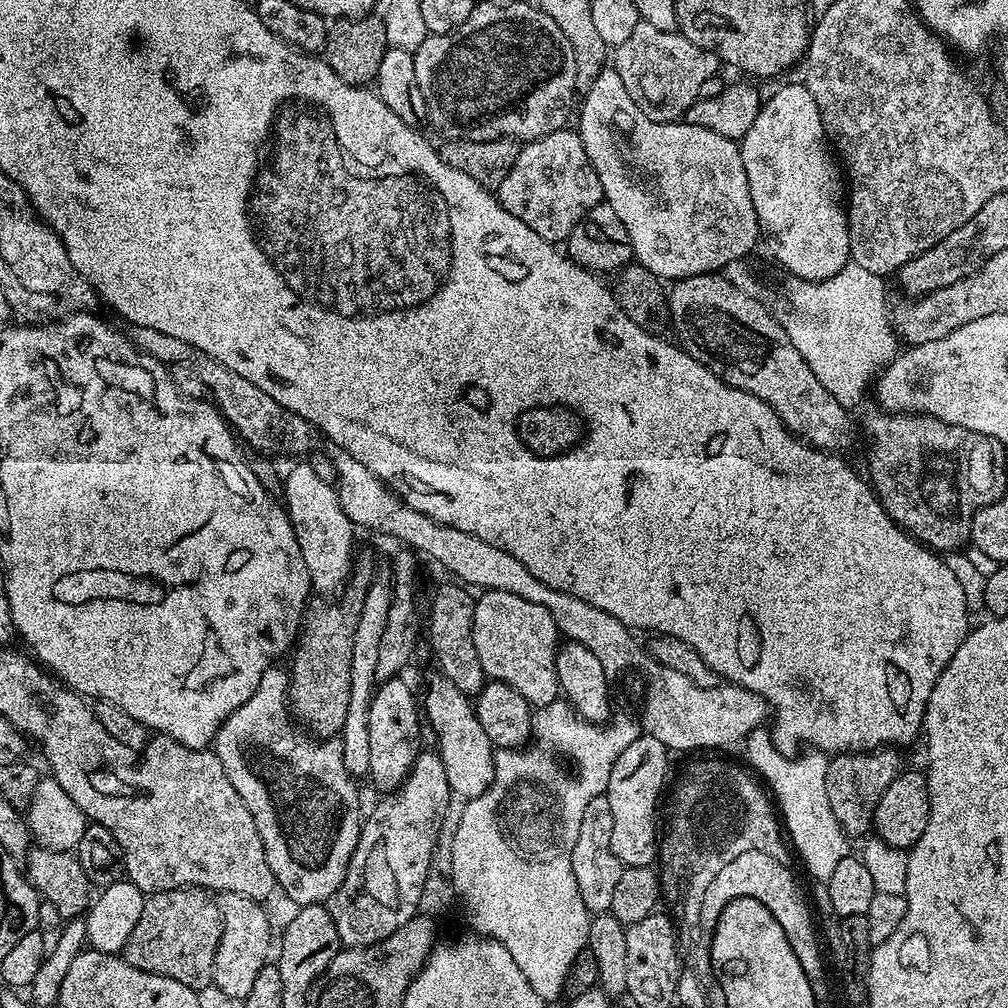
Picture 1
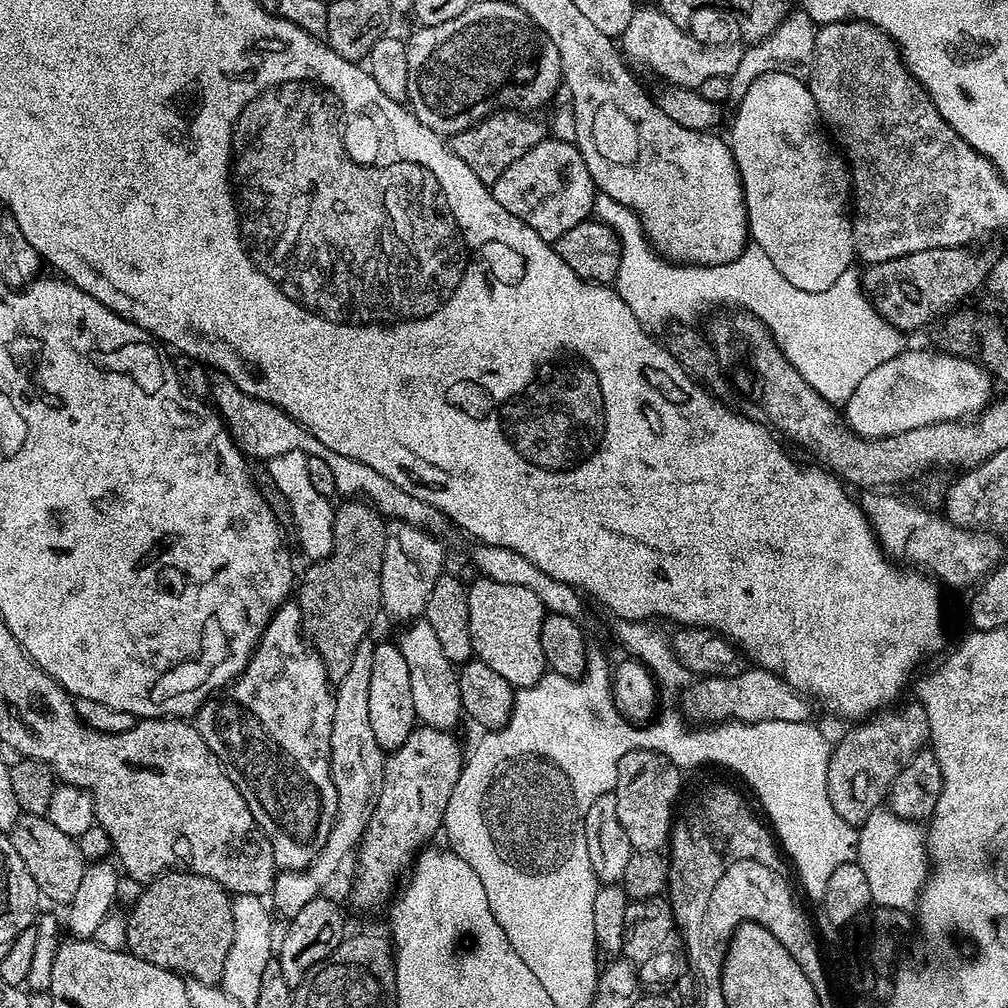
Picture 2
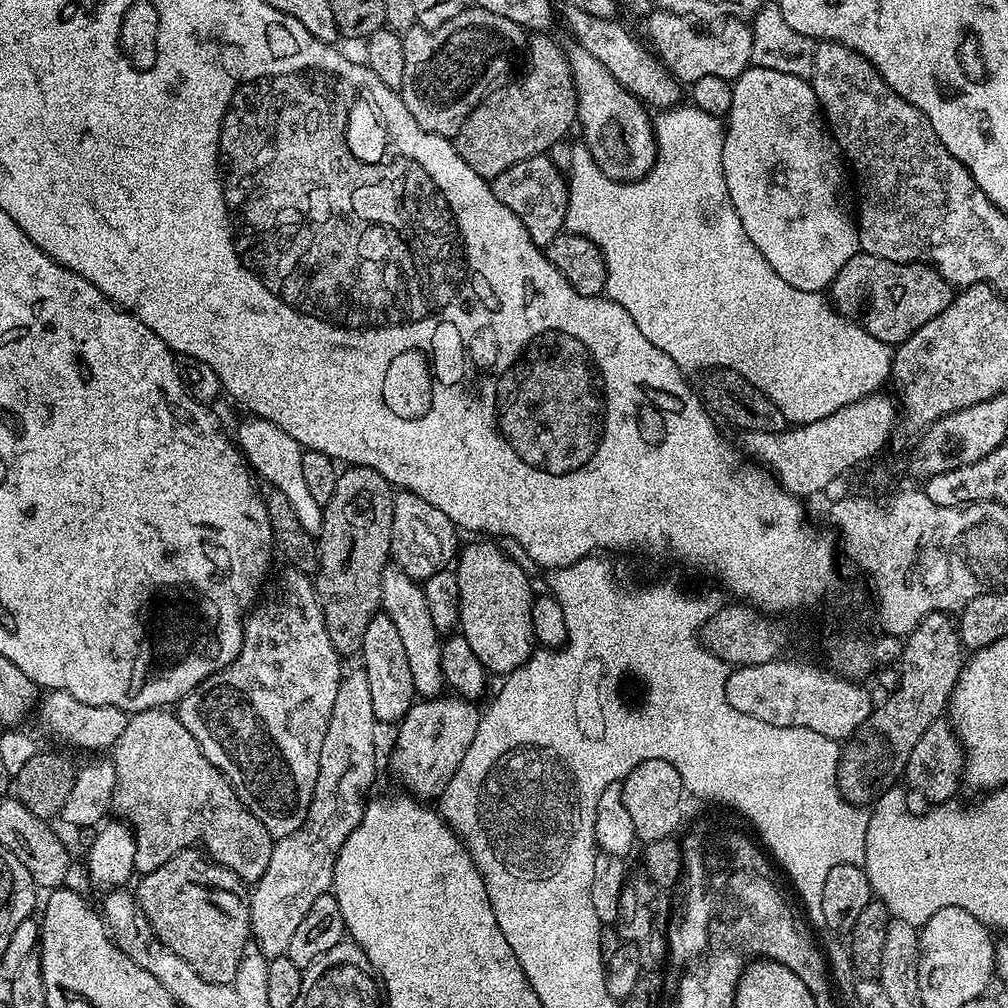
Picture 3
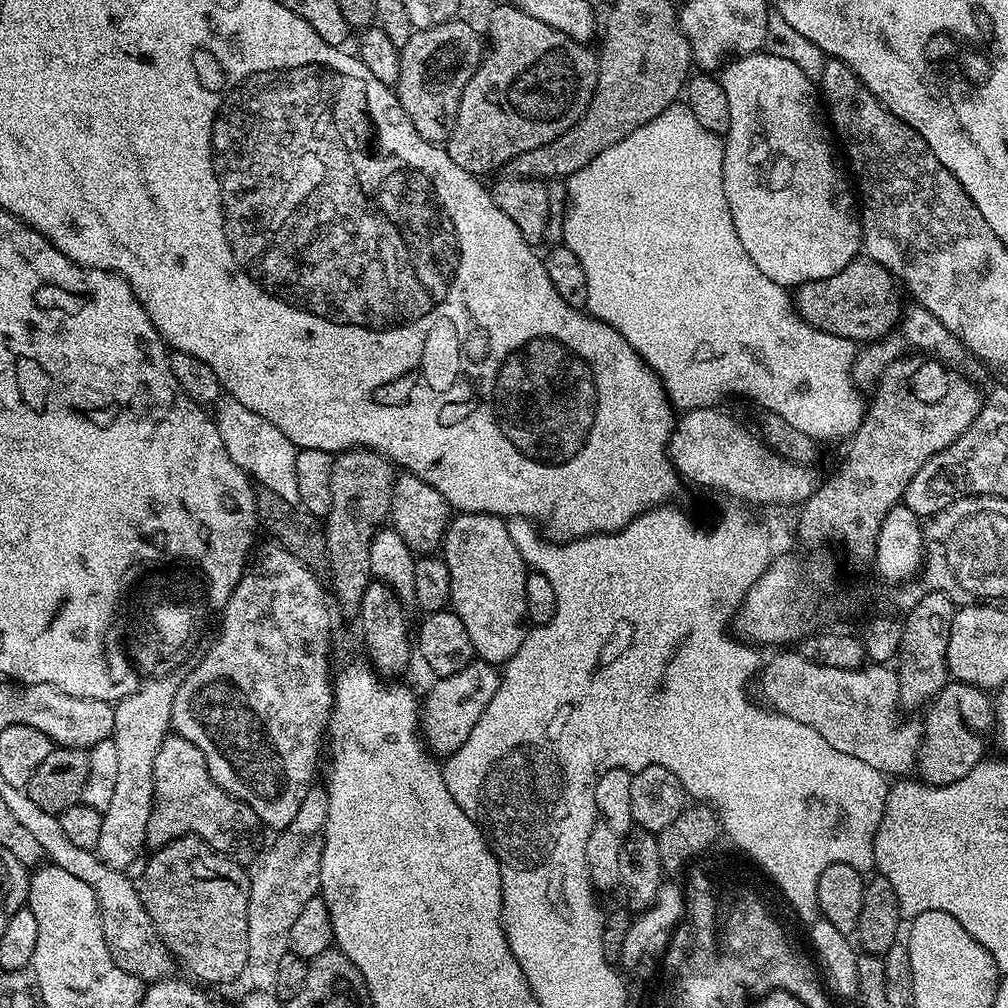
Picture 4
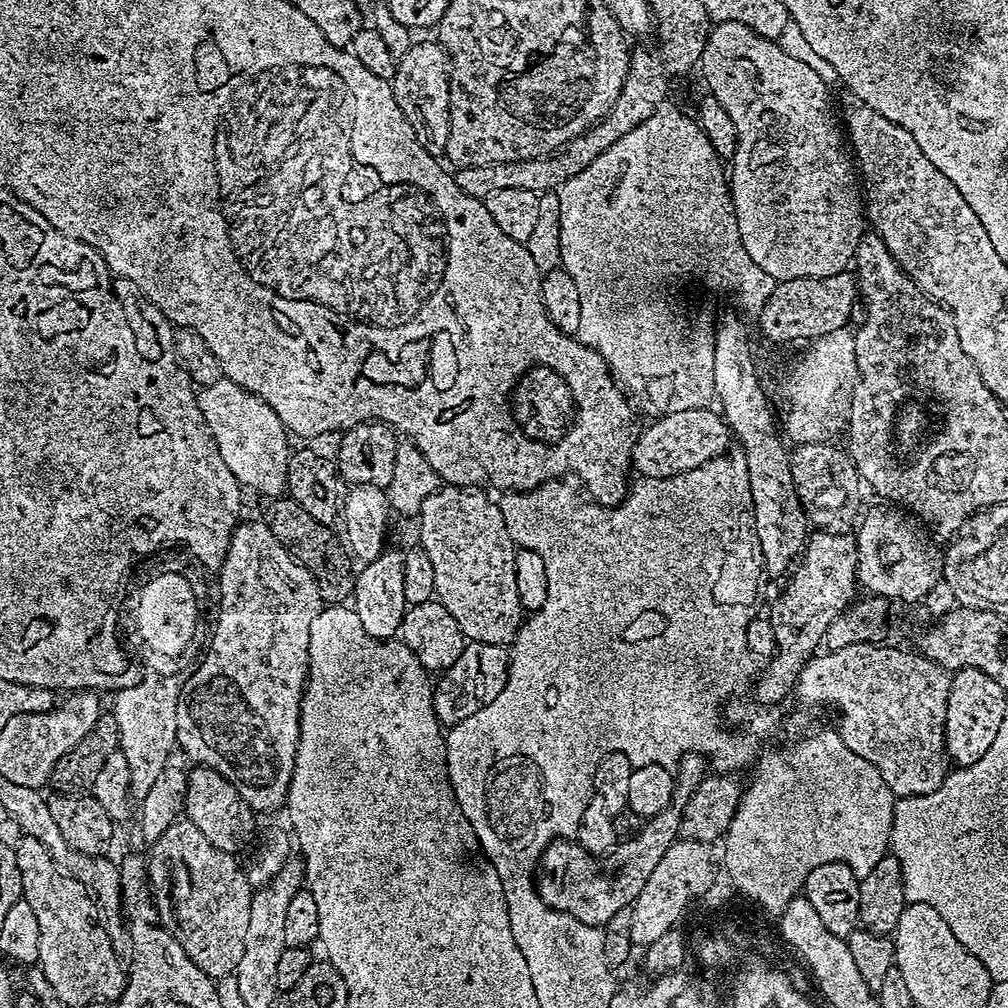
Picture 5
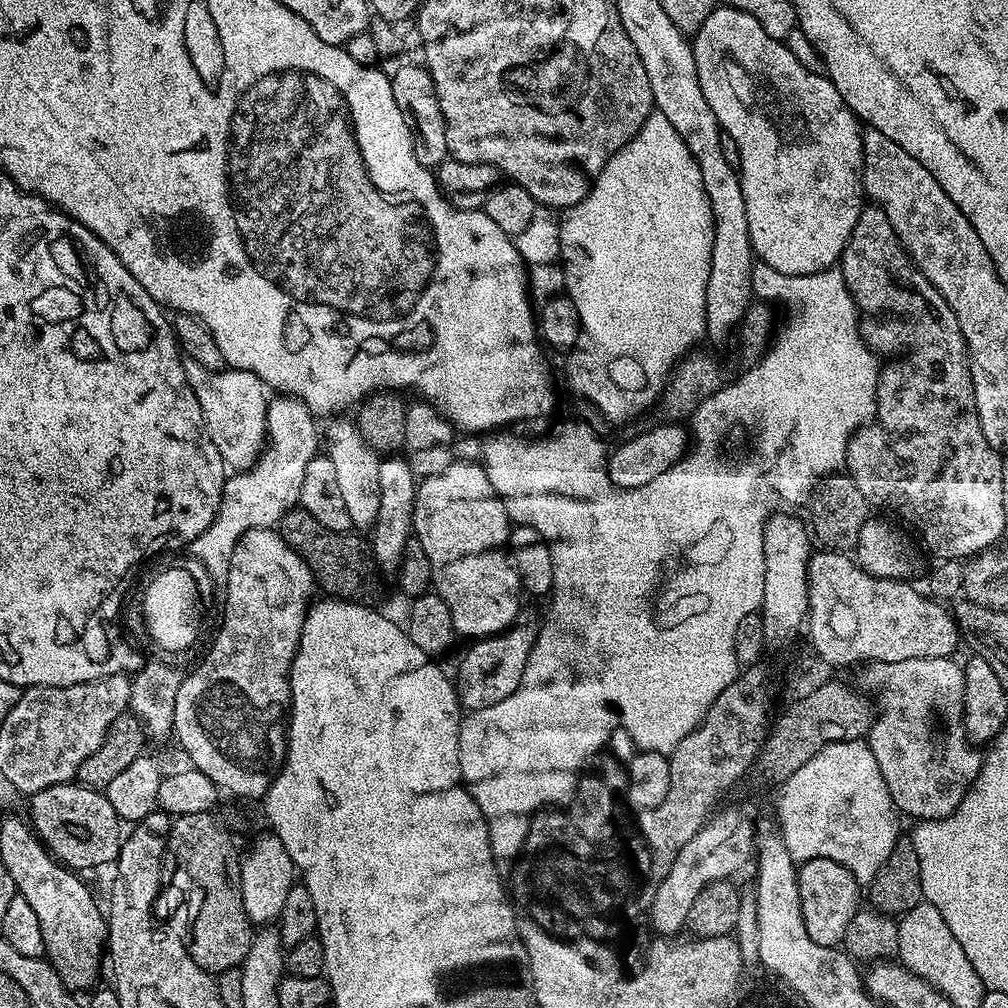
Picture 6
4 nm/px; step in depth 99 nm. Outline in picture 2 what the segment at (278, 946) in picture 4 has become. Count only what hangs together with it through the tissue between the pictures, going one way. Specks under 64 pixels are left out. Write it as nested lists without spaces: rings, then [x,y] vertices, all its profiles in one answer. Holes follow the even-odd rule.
[[[371,639],[362,641],[354,650],[354,662],[350,671],[334,688],[334,722],[330,726],[330,774],[334,790],[338,790],[338,810],[332,824],[330,838],[326,846],[312,861],[309,868],[299,872],[281,871],[272,885],[271,903],[276,903],[275,911],[285,918],[291,918],[306,906],[314,897],[325,891],[324,887],[336,876],[340,863],[353,855],[354,849],[364,837],[370,814],[378,806],[378,794],[382,794],[384,762],[386,753],[378,746],[374,730],[370,726],[370,670],[374,670],[374,644]],[[352,852],[352,853],[351,853]],[[273,900],[273,901],[272,901]]]

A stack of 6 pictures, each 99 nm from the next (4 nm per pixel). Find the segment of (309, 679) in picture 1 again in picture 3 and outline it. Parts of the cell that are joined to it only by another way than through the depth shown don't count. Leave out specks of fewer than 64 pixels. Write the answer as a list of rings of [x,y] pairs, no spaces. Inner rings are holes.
[[[357,464],[343,469],[336,477],[334,494],[330,502],[322,505],[324,517],[318,533],[319,568],[314,573],[316,597],[326,622],[326,634],[341,657],[356,656],[366,634],[370,618],[381,611],[382,574],[392,555],[392,527],[394,526],[393,485],[378,470]]]

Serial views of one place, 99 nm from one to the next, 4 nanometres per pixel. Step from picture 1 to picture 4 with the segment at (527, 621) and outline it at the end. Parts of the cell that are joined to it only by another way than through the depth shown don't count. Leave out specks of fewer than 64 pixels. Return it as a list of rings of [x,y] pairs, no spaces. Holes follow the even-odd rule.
[[[477,512],[453,515],[444,530],[442,559],[450,570],[450,608],[462,618],[473,653],[488,664],[507,664],[524,641],[529,569],[510,538],[505,517]]]

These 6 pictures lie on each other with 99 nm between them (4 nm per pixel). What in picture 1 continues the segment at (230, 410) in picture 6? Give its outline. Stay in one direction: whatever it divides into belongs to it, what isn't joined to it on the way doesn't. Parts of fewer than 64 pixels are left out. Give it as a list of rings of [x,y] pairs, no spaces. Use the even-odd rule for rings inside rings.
[[[298,462],[293,465],[290,474],[283,477],[282,500],[298,538],[302,562],[306,562],[306,570],[312,579],[312,592],[324,598],[339,593],[351,576],[354,563],[354,525],[342,510],[339,491],[333,485],[322,482],[308,463]]]

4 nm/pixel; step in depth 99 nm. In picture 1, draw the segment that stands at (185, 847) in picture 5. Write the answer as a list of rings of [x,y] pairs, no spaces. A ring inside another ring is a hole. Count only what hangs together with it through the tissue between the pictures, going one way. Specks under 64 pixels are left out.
[[[175,888],[151,893],[145,899],[142,916],[130,934],[122,955],[130,966],[174,978],[182,986],[203,990],[211,989],[216,975],[216,955],[224,933],[224,913],[203,888]]]

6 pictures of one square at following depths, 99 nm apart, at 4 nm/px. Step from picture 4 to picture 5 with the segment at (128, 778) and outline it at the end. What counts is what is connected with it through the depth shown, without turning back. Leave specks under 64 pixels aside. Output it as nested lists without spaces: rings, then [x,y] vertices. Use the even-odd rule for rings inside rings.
[[[149,673],[138,684],[120,689],[113,699],[112,715],[119,724],[118,750],[130,767],[130,794],[138,800],[148,794],[162,770],[169,765],[172,750],[174,752],[177,747],[178,702],[183,692],[183,683],[166,676]]]

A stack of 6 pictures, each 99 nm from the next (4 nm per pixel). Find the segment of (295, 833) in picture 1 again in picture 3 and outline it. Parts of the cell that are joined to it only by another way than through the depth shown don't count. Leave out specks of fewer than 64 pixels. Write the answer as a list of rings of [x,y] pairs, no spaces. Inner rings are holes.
[[[294,567],[284,570],[276,581],[271,581],[268,597],[266,592],[257,603],[248,621],[244,652],[236,664],[220,676],[212,676],[200,691],[179,700],[183,705],[182,726],[194,734],[202,754],[232,783],[238,798],[274,838],[294,834],[304,825],[318,778],[322,738],[326,738],[330,710],[334,710],[334,698],[342,679],[342,657],[334,650],[330,634],[326,634],[313,577]]]

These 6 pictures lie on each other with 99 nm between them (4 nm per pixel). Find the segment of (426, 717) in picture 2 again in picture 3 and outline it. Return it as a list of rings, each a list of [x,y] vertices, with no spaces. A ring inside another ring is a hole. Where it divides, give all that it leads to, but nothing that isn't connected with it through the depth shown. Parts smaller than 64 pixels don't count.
[[[395,566],[385,567],[382,574],[382,611],[394,622],[402,647],[406,650],[406,663],[410,665],[410,678],[414,678],[417,697],[431,698],[445,691],[442,662],[440,661],[441,633],[437,632],[430,618],[430,610],[426,607],[423,587],[417,581]]]

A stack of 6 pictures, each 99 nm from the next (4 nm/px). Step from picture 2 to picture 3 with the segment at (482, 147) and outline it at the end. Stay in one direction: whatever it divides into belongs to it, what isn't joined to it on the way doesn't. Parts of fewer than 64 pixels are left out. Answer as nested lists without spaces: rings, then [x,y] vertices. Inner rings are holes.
[[[536,34],[527,41],[528,65],[520,84],[504,84],[493,92],[491,89],[455,134],[454,143],[462,162],[489,182],[526,158],[551,153],[551,148],[577,123],[576,87],[568,58],[565,49],[560,49],[550,37]]]

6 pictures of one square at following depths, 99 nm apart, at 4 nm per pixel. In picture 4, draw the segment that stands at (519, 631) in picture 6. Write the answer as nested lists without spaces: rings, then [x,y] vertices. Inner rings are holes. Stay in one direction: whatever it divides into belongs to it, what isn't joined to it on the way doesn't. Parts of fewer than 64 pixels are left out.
[[[473,658],[467,666],[458,670],[458,674],[442,676],[435,681],[436,685],[429,690],[428,697],[423,697],[420,709],[420,734],[429,753],[440,758],[447,758],[452,755],[454,750],[458,750],[458,746],[462,746],[462,742],[466,742],[466,738],[470,738],[470,730],[474,730],[474,722],[478,722],[478,718],[482,718],[482,710],[486,710],[486,706],[490,706],[490,698],[494,698],[500,685],[500,678],[501,673],[498,671],[497,665]]]

